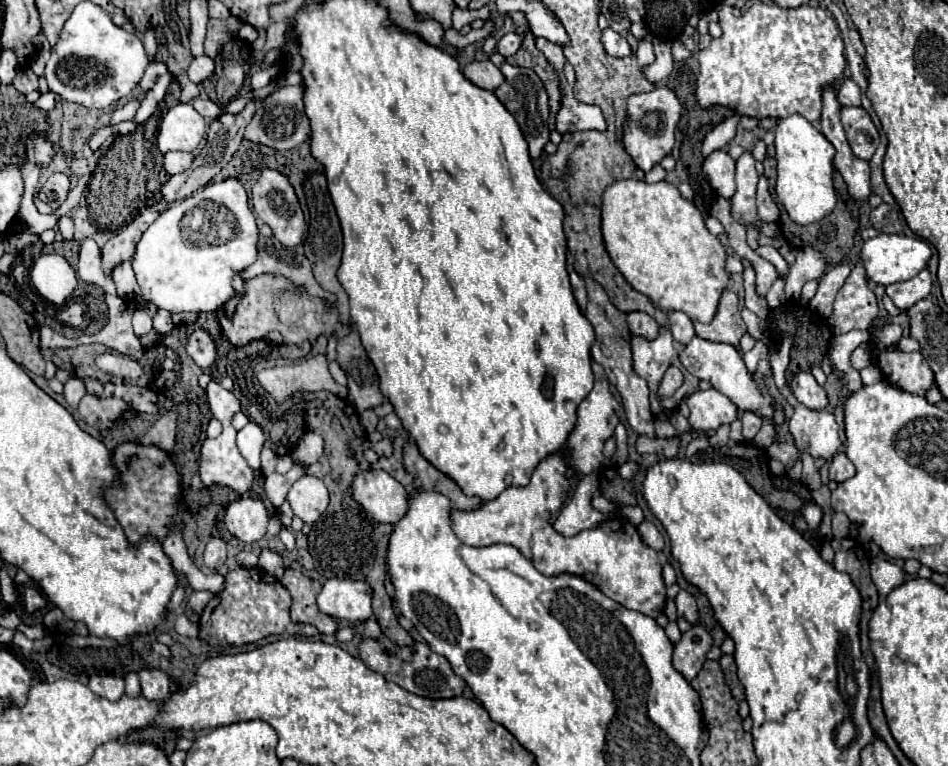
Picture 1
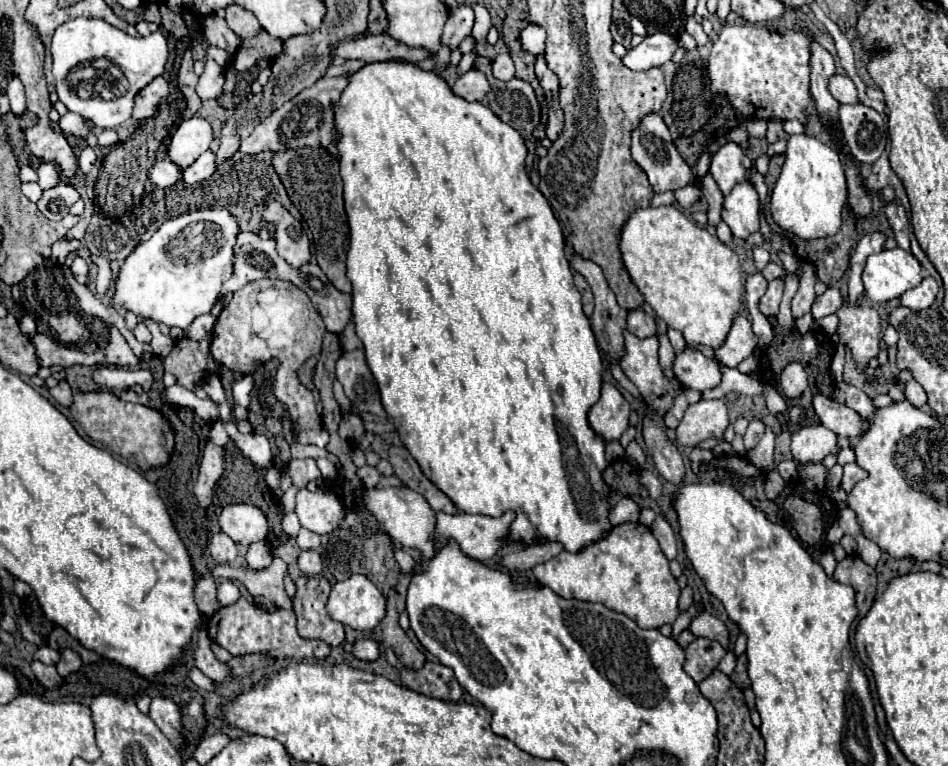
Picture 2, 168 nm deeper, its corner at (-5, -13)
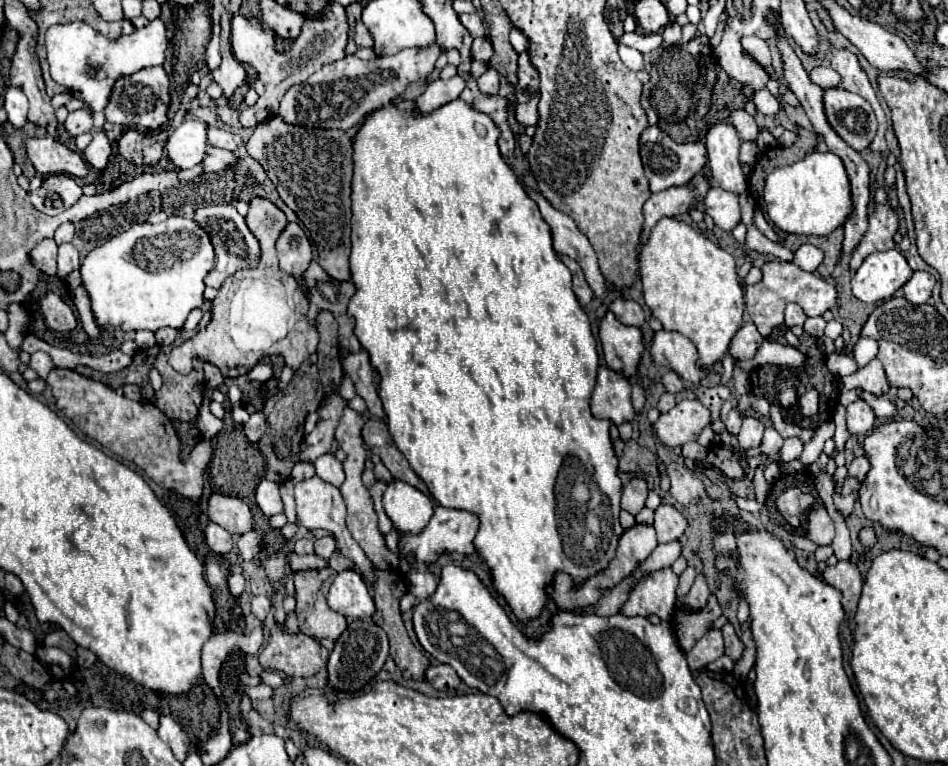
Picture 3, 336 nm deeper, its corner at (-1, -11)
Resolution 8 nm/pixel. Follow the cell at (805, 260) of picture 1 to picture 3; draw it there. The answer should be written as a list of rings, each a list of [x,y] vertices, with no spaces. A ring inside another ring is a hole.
[[[794,302],[786,306],[786,312],[784,312],[784,314],[786,314],[786,320],[784,320],[784,322],[786,322],[786,326],[788,326],[788,328],[792,328],[792,326],[796,326],[796,324],[798,324],[798,326],[802,326],[802,324],[804,324],[804,320],[806,320],[804,310],[802,310],[798,304],[794,304]]]

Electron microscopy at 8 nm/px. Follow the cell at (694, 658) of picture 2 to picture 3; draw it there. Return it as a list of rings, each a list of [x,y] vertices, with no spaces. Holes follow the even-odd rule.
[[[708,630],[696,644],[686,652],[690,670],[702,670],[724,654],[724,642],[720,630]]]

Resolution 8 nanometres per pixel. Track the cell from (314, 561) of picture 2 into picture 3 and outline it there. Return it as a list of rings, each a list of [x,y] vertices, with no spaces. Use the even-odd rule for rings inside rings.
[[[318,538],[314,542],[314,554],[324,558],[324,560],[328,560],[334,550],[336,550],[336,542],[332,538]]]

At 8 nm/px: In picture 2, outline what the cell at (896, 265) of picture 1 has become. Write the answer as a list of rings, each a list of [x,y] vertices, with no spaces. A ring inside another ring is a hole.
[[[902,248],[870,254],[862,272],[864,290],[870,302],[890,302],[900,298],[922,280],[920,262]]]

